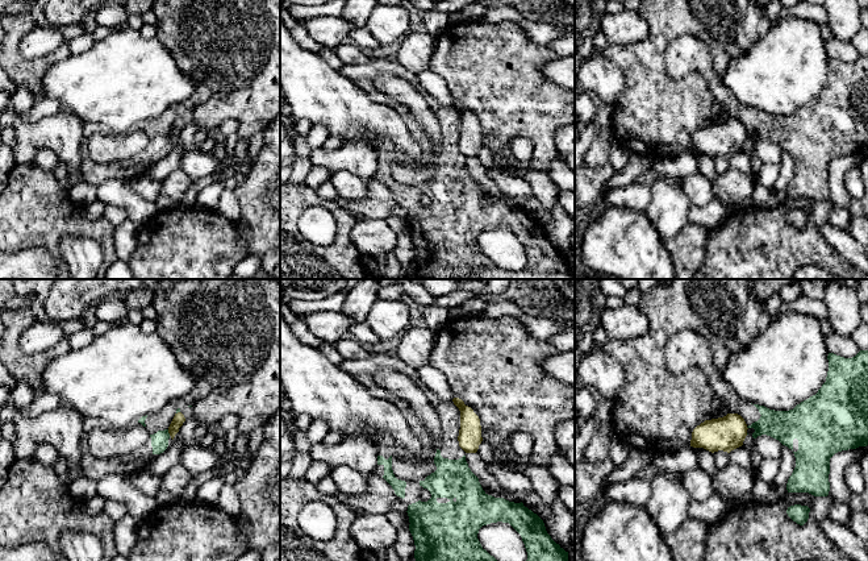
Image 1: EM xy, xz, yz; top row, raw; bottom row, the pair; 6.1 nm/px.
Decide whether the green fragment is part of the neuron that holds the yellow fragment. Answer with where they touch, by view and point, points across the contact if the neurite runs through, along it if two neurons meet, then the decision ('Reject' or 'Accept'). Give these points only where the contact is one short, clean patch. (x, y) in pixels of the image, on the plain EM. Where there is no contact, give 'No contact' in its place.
Touches yellow at xy (168, 137). Boundary: xy (167, 134), (170, 140). Reject

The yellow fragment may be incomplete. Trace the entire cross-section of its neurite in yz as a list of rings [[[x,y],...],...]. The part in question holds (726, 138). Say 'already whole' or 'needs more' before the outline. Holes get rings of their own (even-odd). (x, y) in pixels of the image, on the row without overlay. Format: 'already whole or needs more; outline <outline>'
already whole; outline [[[738,119],[705,125],[693,134],[690,151],[704,153],[711,158],[718,155],[730,158],[743,150],[747,134],[744,124]]]

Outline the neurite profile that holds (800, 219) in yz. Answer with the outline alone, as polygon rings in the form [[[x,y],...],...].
[[[794,209],[788,212],[788,221],[800,230],[804,230],[809,224],[810,213],[808,211]]]

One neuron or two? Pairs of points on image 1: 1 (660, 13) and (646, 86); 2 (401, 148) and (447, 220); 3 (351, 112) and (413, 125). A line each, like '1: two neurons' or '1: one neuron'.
1: one neuron
2: two neurons
3: two neurons

